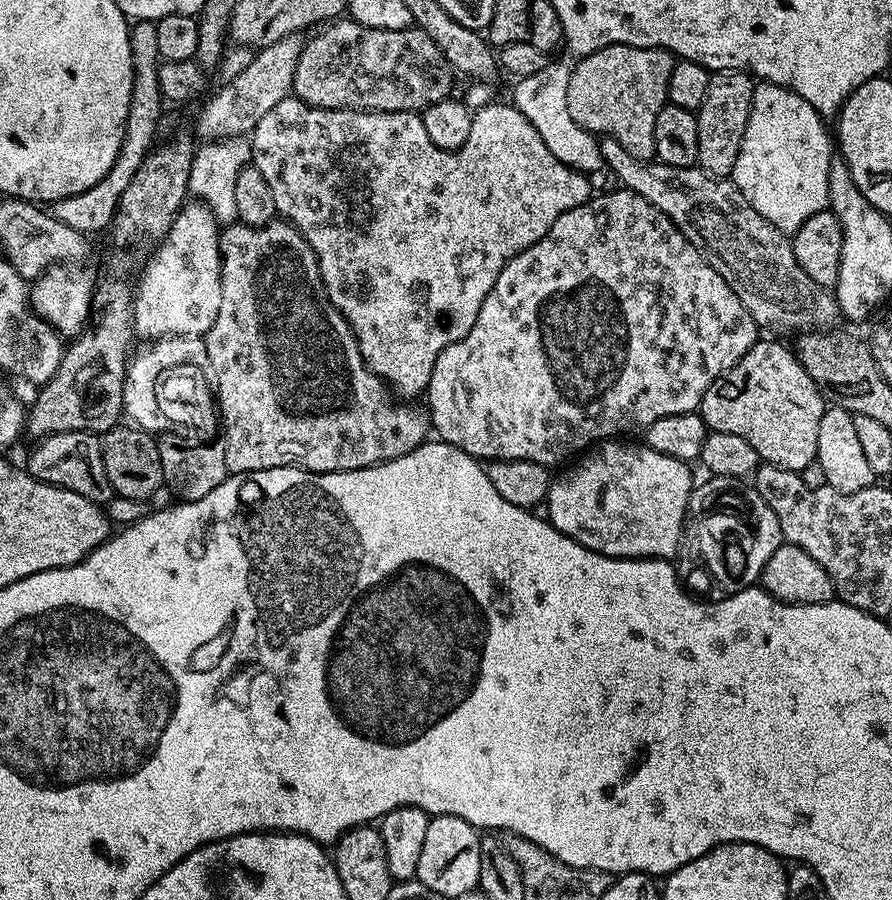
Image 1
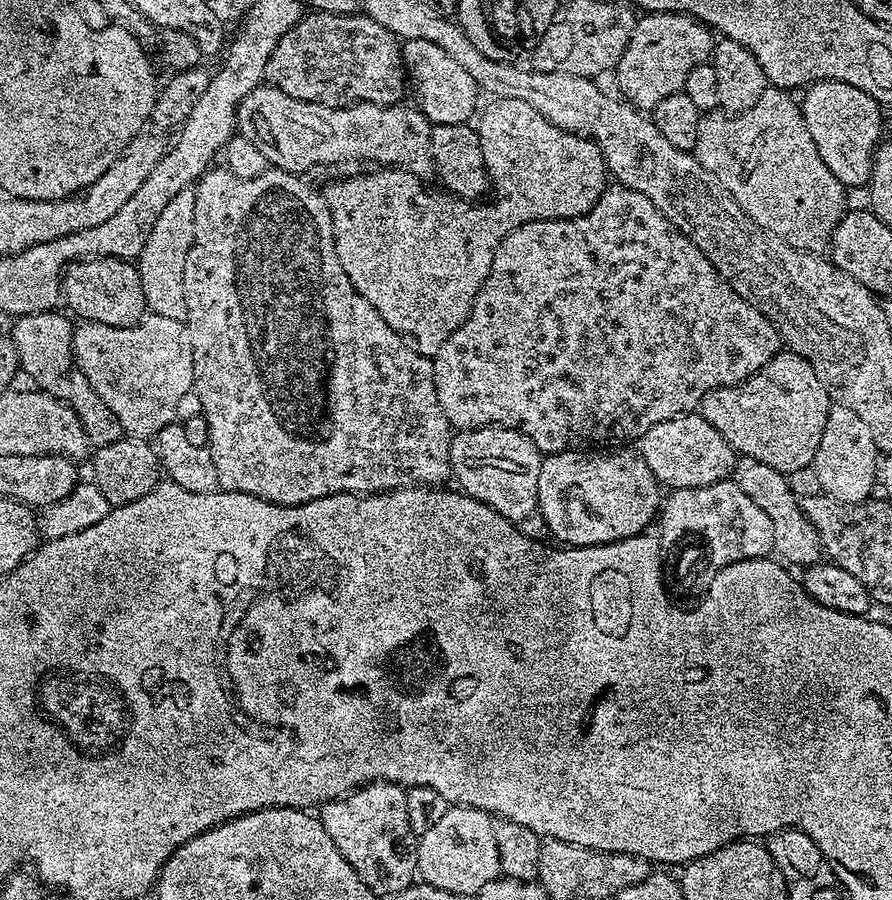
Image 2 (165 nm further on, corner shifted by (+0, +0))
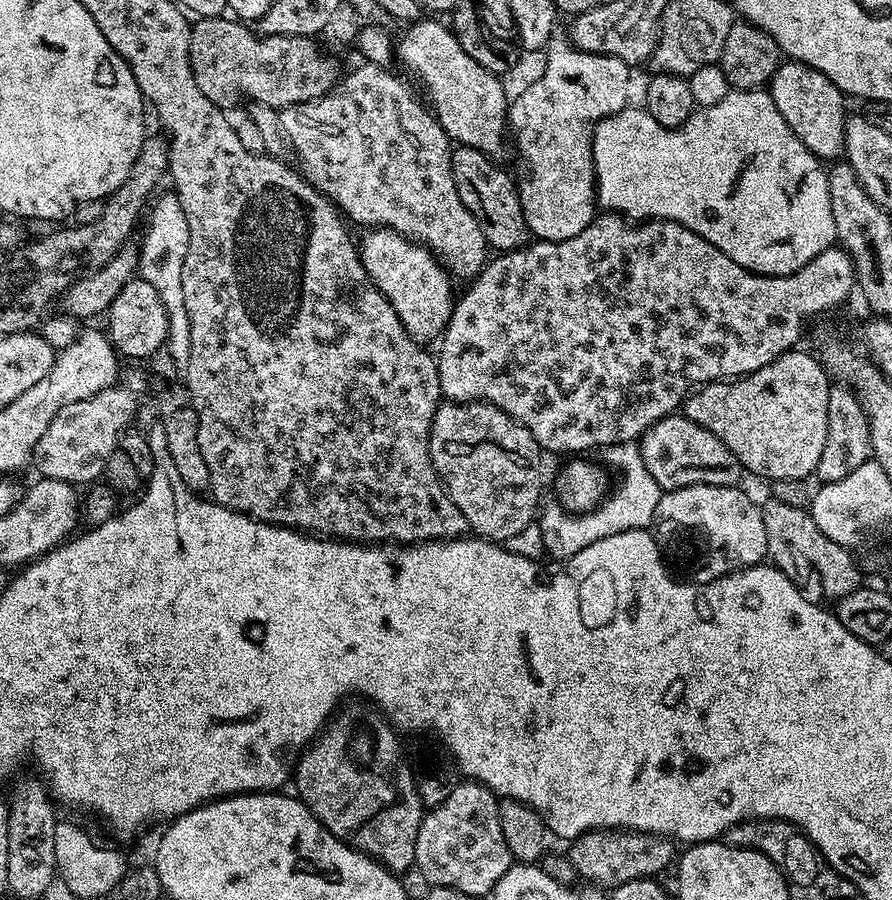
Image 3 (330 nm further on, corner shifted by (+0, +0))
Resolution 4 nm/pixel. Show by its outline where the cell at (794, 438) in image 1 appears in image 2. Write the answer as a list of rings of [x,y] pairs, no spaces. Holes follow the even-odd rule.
[[[781,350],[774,359],[766,362],[766,366],[742,383],[710,390],[700,399],[698,412],[706,418],[706,422],[710,422],[710,426],[714,426],[714,430],[718,430],[718,434],[722,434],[722,438],[726,438],[733,453],[758,458],[758,462],[766,462],[766,466],[774,466],[774,470],[787,474],[809,467],[818,450],[818,442],[822,442],[822,430],[826,430],[830,407],[824,383],[807,360],[795,351]]]

